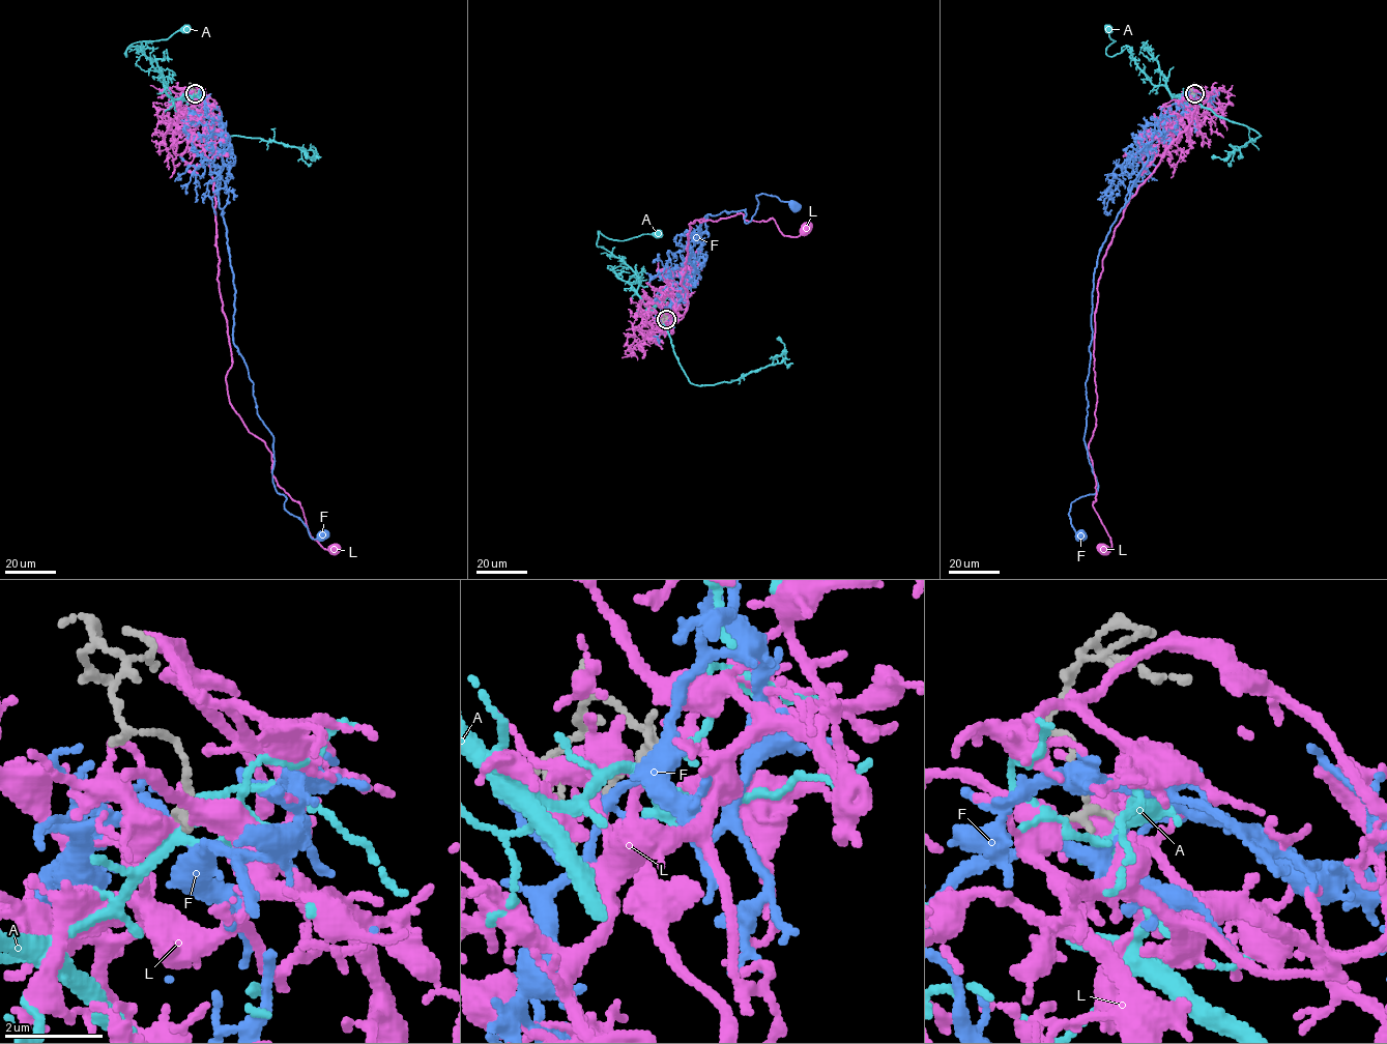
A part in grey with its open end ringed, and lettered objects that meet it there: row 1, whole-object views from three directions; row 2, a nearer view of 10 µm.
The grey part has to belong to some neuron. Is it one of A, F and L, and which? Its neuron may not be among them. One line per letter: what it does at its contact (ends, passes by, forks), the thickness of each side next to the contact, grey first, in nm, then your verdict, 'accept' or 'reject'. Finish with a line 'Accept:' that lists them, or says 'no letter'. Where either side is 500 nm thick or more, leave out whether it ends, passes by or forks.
A: it forks | 120/260 nm | reject
F: it forks | 120/140 nm | reject
L: it forks | 180/360 nm | reject
Accept: no letter

